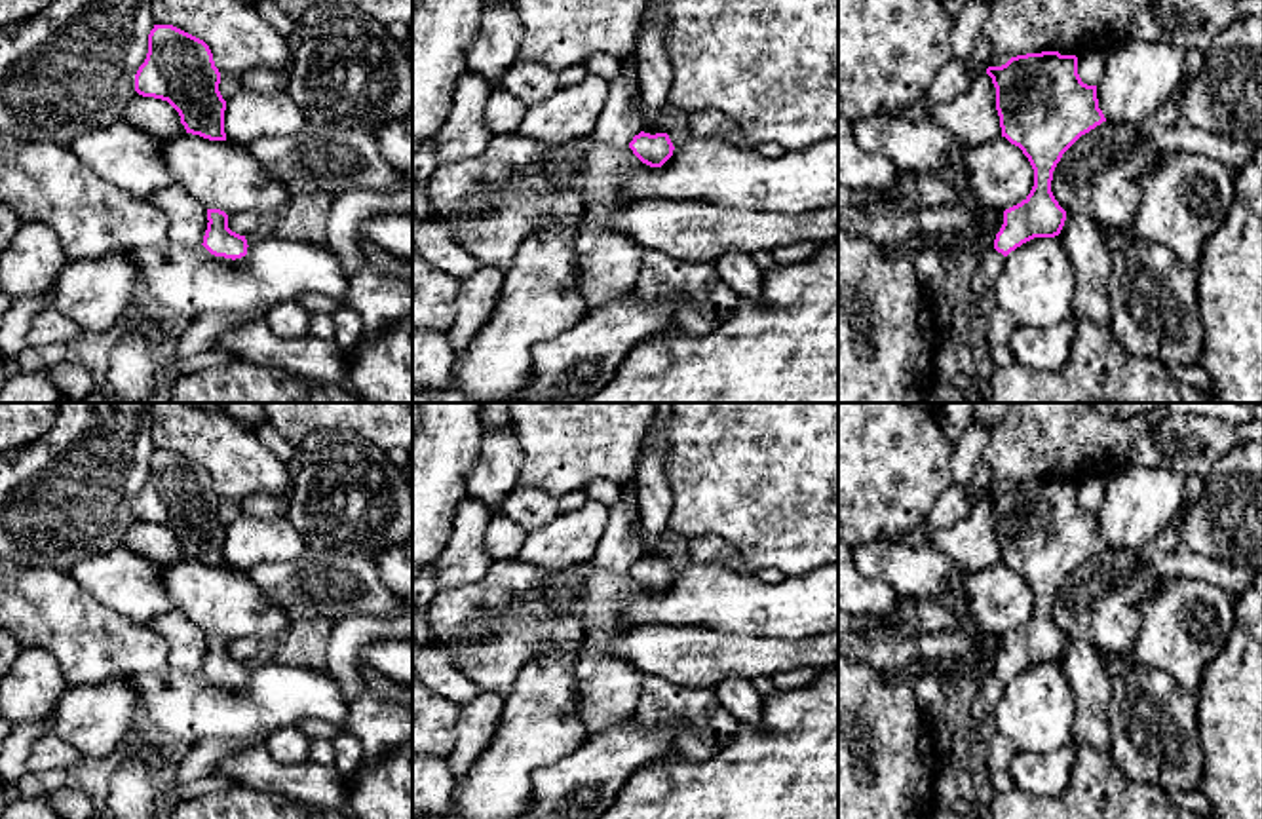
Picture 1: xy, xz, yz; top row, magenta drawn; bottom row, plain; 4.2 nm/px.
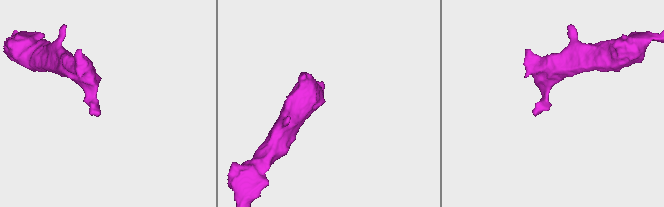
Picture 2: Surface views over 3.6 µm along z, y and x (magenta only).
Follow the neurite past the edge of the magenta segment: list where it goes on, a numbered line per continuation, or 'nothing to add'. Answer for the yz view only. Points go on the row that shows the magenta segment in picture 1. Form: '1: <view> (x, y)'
1: yz (989, 266)

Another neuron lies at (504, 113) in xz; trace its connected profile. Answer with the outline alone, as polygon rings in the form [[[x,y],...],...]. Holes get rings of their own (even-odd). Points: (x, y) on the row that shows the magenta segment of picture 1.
[[[504,87],[494,89],[485,106],[485,125],[490,133],[515,133],[528,106],[507,93]]]

